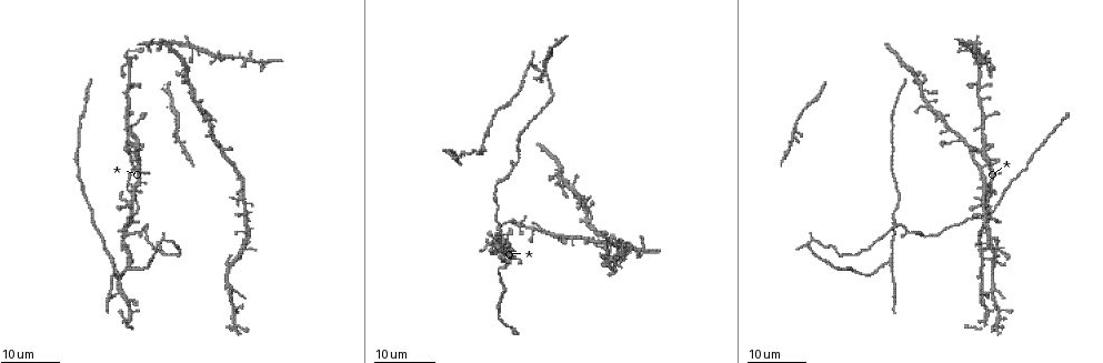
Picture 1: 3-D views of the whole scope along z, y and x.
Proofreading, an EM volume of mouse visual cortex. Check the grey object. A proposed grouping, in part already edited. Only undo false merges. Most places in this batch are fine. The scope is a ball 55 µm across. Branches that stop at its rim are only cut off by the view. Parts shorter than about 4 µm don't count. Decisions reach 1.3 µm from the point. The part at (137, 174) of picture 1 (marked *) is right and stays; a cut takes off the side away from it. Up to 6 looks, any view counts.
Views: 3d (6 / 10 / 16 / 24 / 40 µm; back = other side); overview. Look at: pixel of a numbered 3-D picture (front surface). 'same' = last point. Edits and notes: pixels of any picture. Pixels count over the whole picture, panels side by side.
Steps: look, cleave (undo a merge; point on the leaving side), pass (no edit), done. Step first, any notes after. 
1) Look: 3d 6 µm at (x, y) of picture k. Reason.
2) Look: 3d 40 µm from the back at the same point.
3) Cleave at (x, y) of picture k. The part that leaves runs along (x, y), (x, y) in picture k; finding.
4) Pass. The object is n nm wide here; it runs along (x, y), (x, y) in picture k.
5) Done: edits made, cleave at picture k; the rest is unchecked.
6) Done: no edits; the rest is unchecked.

Look: 3d 24 µm at (131, 213) of picture 1. Looks like a crossing.

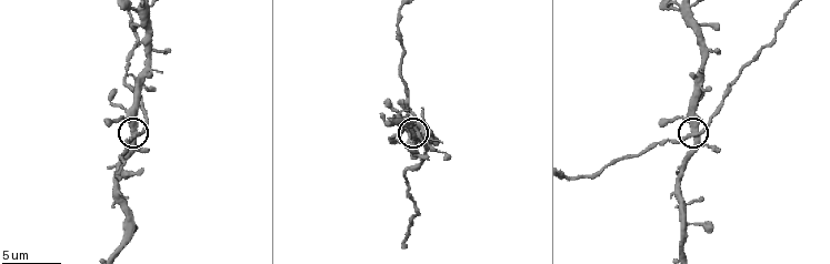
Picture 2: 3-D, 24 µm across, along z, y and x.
Look: 3d 10 µm at (694, 133) of picture 2. Closer look.

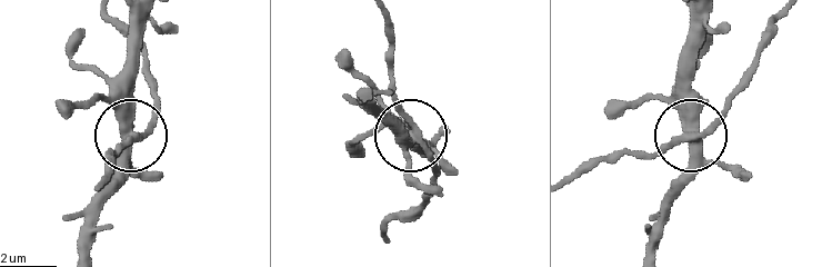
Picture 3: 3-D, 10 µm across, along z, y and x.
Look: 3d 6 µm at (685, 138) of picture 3.

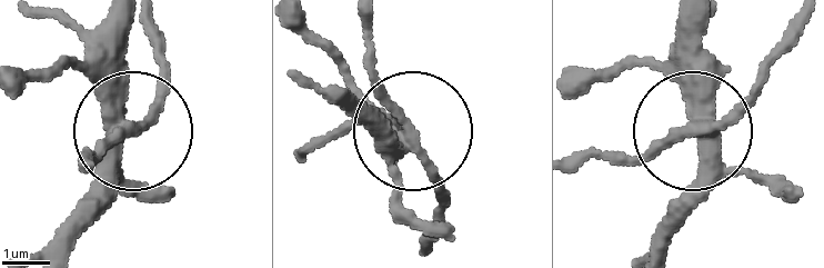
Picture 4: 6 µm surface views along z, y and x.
Pass. 5 arms meet here; continuous, no second cell.

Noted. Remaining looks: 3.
Look: 3d 10 µm at (679, 179) of picture 2. Side arm on a straight run.

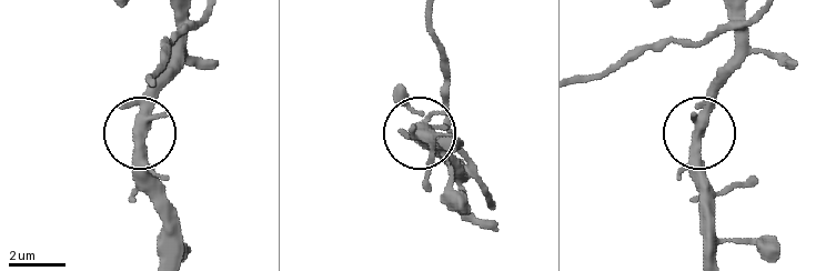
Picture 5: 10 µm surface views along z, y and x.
Pass. It runs along (734, 16), (734, 66), (707, 102), (698, 138), (698, 207) in picture 5; all the same cell.

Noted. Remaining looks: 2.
Look: 3d 16 µm at (890, 260) of picture 1. Arms part here.

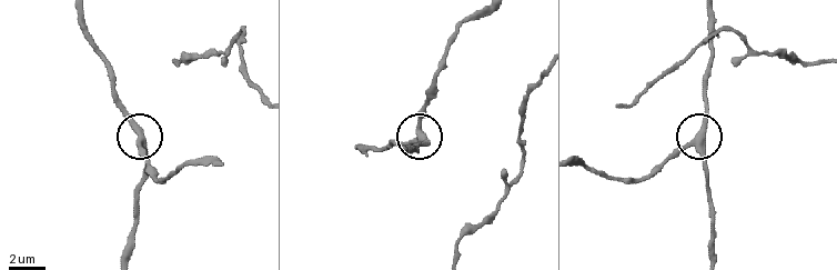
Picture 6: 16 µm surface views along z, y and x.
Look: 3d 6 µm at (702, 142) of picture 6.

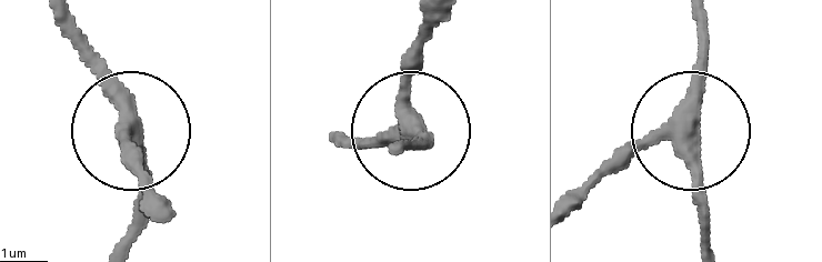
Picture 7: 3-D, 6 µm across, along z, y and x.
Pass. 3 arms meet here; it runs along (571, 205), (678, 134), (702, 182), (702, 241) in picture 7; continuous, no second cell.

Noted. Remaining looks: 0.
Done: no edits; the rest is unchecked.

